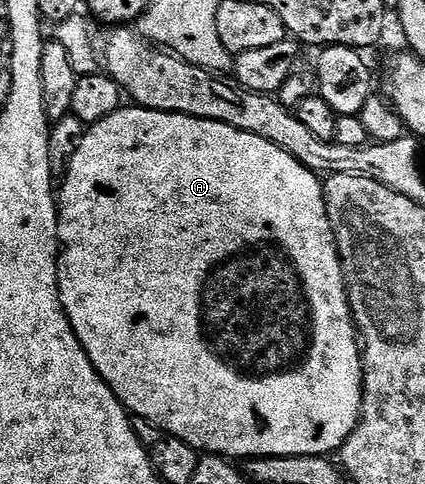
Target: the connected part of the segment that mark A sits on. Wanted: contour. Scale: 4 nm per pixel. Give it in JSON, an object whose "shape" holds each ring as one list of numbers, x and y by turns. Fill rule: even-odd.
{"shape":[[229,122,229,123,228,123,228,124,227,124,227,126,226,126,226,127,224,127,224,128,128,128,128,136,123,136,123,134,122,134,122,133,121,133,121,132,119,132,119,131,118,131,118,130,112,130,112,132,94,132,94,131,98,131,98,130,88,130,88,131,86,131,86,132,88,132,88,133,86,133,86,134,85,134,85,136,84,136,84,137,82,137,82,138,81,138,81,140,80,140,80,145,78,145,78,146,77,146,77,148,76,148,76,153,74,153,74,154,73,154,73,156,72,156,72,153,71,153,71,156,70,156,70,159,69,159,69,160,68,160,68,161,67,161,67,164,66,164,66,167,65,167,65,168,64,168,64,169,63,169,63,172,62,172,62,175,64,175,64,185,62,185,62,186,61,186,61,188,60,188,60,185,59,185,59,188,58,188,58,195,57,195,57,213,56,213,56,217,57,217,57,218,58,218,58,234,57,234,57,235,56,235,56,236,57,236,57,238,58,238,58,239,59,239,59,240,60,240,60,261,59,261,59,262,58,262,58,294,59,294,59,295,60,295,60,301,61,301,61,302,62,302,62,306,63,306,63,307,64,307,64,313,65,313,65,314,66,314,66,318,67,318,67,319,68,319,68,321,69,321,69,322,70,322,70,326,71,326,71,327,72,327,72,329,73,329,73,330,74,330,74,334,75,334,75,335,76,335,76,337,77,337,77,338,78,338,78,342,79,342,79,343,80,343,80,344,81,344,81,345,82,345,82,347,83,347,83,348,84,348,84,349,85,349,85,350,86,350,86,354,87,354,87,355,88,355,88,357,89,357,89,358,90,358,90,362,91,362,91,363,92,363,92,365,94,365,94,367,96,367,96,369,97,369,97,370,98,370,98,374,99,374,99,375,100,375,100,377,102,377,102,378,103,378,103,380,104,380,104,381,105,381,105,382,106,382,106,383,107,383,107,384,108,384,108,385,110,385,110,387,112,387,112,389,113,389,113,390,114,390,114,394,115,394,115,395,116,395,116,397,117,397,117,398,118,398,118,399,120,399,120,400,121,400,121,401,122,401,122,402,123,402,123,403,124,403,124,407,125,407,125,408,127,408,127,409,128,409,128,411,129,411,129,413,131,413,131,415,132,415,132,416,133,416,133,417,136,417,136,418,139,418,139,416,141,416,141,418,142,418,142,419,144,419,144,420,145,420,145,422,146,422,146,423,148,423,148,424,153,424,153,426,154,426,154,427,156,427,156,428,161,428,161,430,162,430,162,431,164,431,164,432,161,432,161,433,164,433,164,434,167,434,167,435,168,435,168,436,169,436,169,437,172,437,172,438,175,438,175,439,178,439,178,440,181,440,181,441,182,441,182,442,186,442,186,443,187,443,187,444,188,444,188,445,189,445,189,446,190,446,190,447,191,447,191,448,195,448,195,449,196,449,196,451,197,451,197,452,199,452,199,453,201,453,201,454,211,454,211,455,213,455,213,456,222,456,222,457,225,457,225,458,237,458,237,457,236,457,236,456,240,456,240,457,239,457,239,458,255,458,255,457,258,457,258,456,327,456,327,457,331,457,331,456,332,456,332,455,333,455,333,454,336,454,336,453,339,453,339,451,340,451,340,448,341,448,341,447,342,447,342,445,344,445,344,443,346,443,346,442,347,442,347,440,348,440,348,439,349,439,349,438,350,438,350,434,351,434,351,433,352,433,352,432,353,432,353,431,354,431,354,429,356,429,356,424,357,424,357,422,359,422,359,421,360,421,360,407,361,407,361,406,362,406,362,402,363,402,363,401,364,401,364,374,365,374,365,370,364,370,364,362,363,362,363,359,362,359,362,345,361,345,361,342,360,342,360,338,359,338,359,335,358,335,358,333,357,333,357,331,356,331,356,324,355,324,355,322,354,322,354,321,352,321,352,311,351,311,351,310,350,310,350,306,349,306,349,305,348,305,348,291,347,291,347,290,346,290,346,286,345,286,345,285,344,285,344,275,343,275,343,274,342,274,342,266,341,266,341,265,340,265,340,255,339,255,339,254,338,254,338,250,337,250,337,249,336,249,336,239,335,239,335,238,334,238,334,234,333,234,333,233,332,233,332,227,331,227,331,226,330,226,330,218,329,218,329,217,328,217,328,211,327,211,327,210,326,210,326,202,325,202,325,201,324,201,324,186,323,186,323,183,322,183,322,180,321,180,321,177,320,177,320,176,319,176,319,175,317,175,317,173,315,173,315,172,313,172,313,171,312,171,312,169,310,169,310,168,306,168,306,167,304,167,304,165,302,165,302,164,298,164,298,163,295,163,295,162,290,162,290,157,289,157,289,156,288,156,288,155,287,155,287,154,286,154,286,150,282,150,282,149,281,149,281,148,279,148,279,147,278,147,278,146,274,146,274,145,273,145,273,144,272,144,272,143,270,143,270,142,269,142,269,141,266,141,266,140,263,140,263,139,262,139,262,137,259,137,259,136,257,136,257,134,252,134,252,133,248,133,248,132,245,132,245,131,244,131,244,129,243,129,243,127,240,127,240,126,237,126,237,125,236,125,236,124,235,124,235,123,232,123,232,122],[266,238,274,238,274,240,276,240,276,242,284,242,284,244,246,244,246,242,258,242,258,240,266,240]]}

